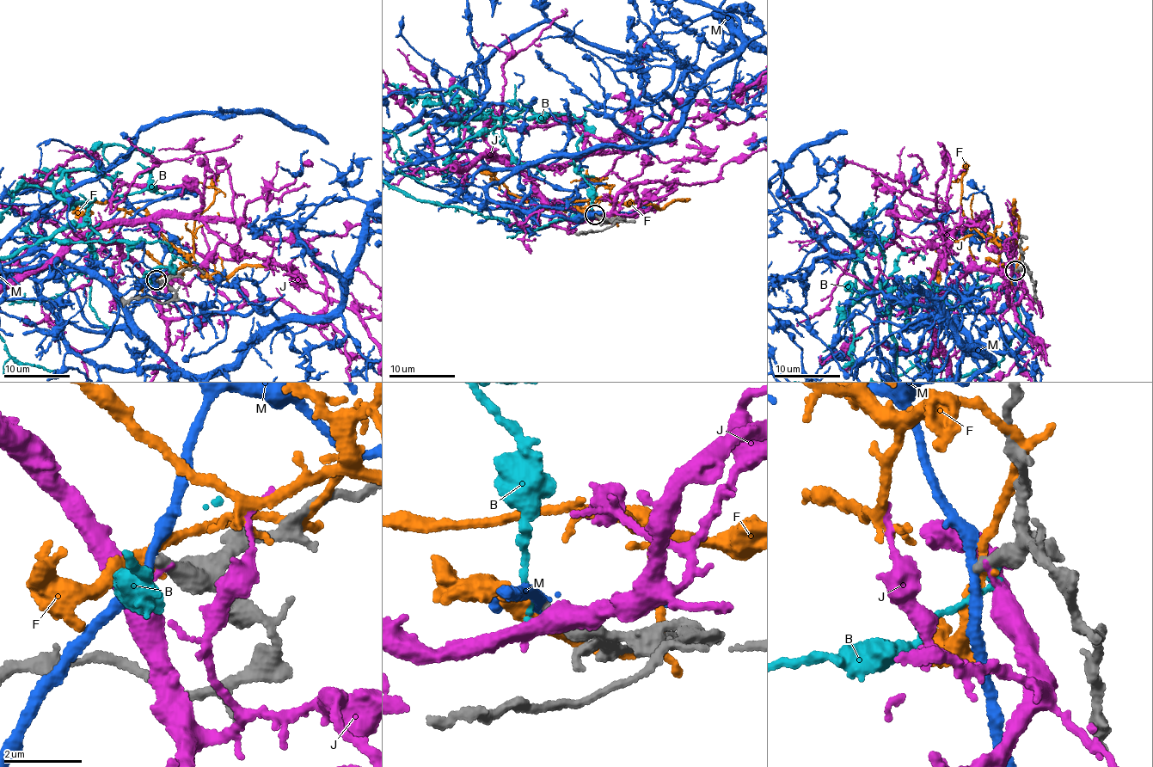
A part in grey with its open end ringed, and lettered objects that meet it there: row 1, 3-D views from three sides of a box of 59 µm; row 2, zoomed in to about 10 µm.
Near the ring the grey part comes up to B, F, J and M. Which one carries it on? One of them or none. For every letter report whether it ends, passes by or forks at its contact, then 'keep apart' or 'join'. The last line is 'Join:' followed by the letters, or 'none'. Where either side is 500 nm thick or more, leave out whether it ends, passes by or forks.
B: it ends; keep apart
F: it passes by; keep apart
J: it ends; keep apart
M: it passes by; keep apart
Join: none

